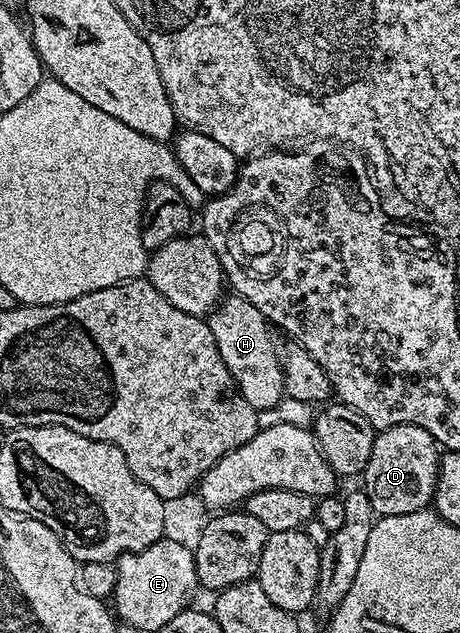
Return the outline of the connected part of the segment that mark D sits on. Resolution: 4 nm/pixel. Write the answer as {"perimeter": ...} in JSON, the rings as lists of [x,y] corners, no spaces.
{"perimeter":[[[403,424],[377,431],[372,456],[368,456],[364,471],[364,489],[375,515],[407,514],[427,509],[434,501],[439,461],[440,447],[424,428]]]}

